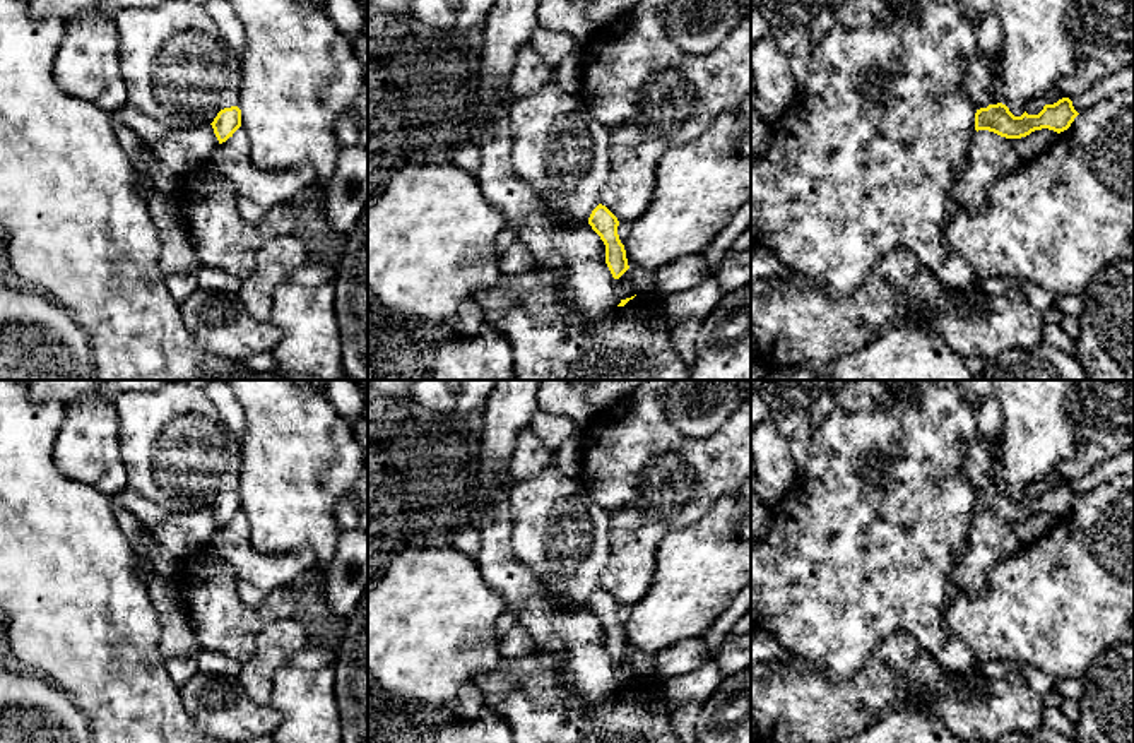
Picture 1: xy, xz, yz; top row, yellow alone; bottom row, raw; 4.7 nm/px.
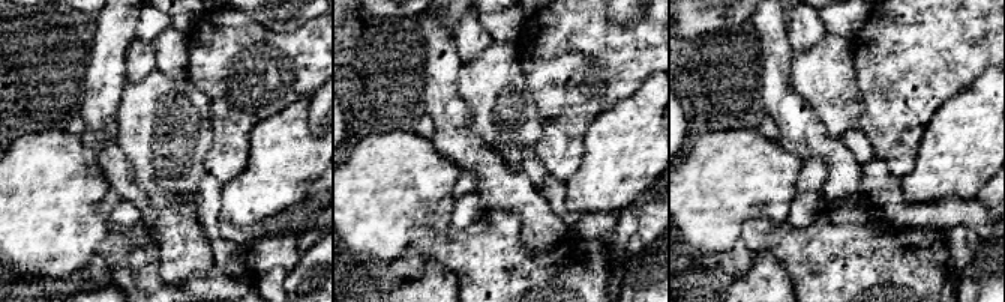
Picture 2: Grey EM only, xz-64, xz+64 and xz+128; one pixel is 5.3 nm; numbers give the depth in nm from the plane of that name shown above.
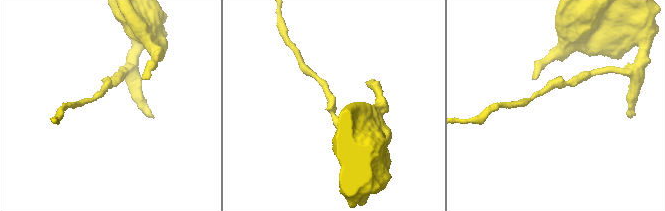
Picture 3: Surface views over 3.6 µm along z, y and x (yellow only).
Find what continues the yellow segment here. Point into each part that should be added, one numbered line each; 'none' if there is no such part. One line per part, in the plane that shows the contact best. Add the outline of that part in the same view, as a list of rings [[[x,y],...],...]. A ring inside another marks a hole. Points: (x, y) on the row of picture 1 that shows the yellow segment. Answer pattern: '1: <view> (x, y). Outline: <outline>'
none

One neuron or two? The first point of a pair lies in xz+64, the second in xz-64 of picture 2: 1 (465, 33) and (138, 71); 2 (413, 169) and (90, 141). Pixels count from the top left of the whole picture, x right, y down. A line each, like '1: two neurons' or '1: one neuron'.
1: one neuron
2: two neurons

